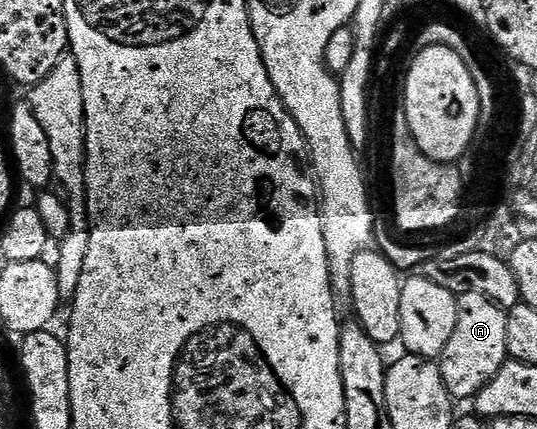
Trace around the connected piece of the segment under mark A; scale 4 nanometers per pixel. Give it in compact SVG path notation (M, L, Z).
M466 293L459 296L454 333L444 354L438 360L444 383L453 400L471 400L505 364L509 358L506 345L507 320L505 308L491 303L486 297L482 297L482 293Z

